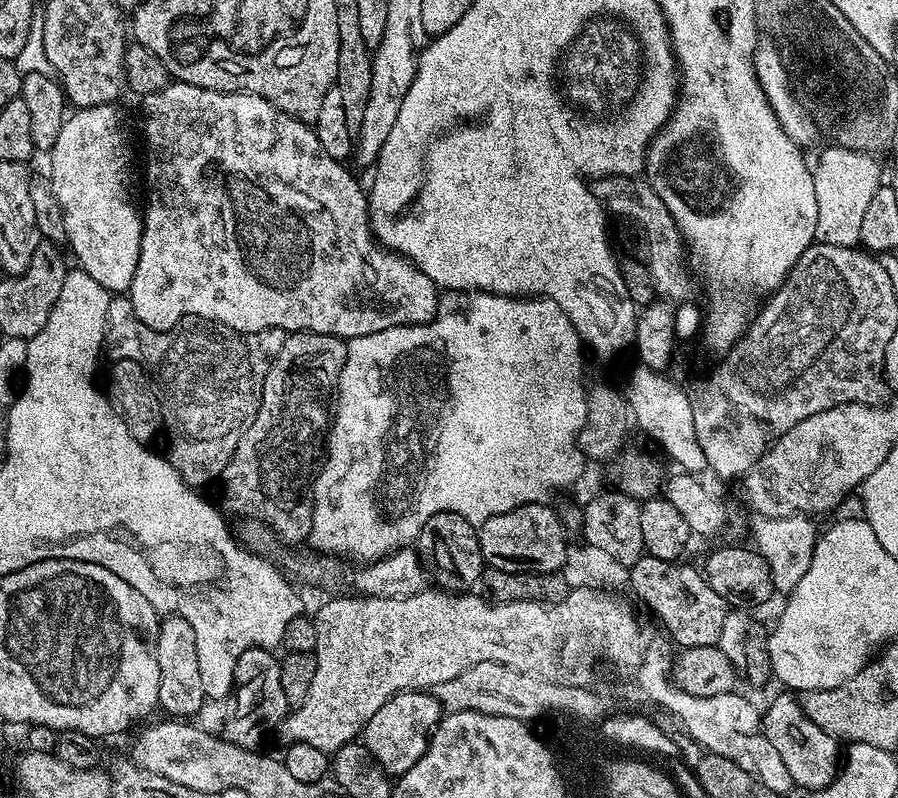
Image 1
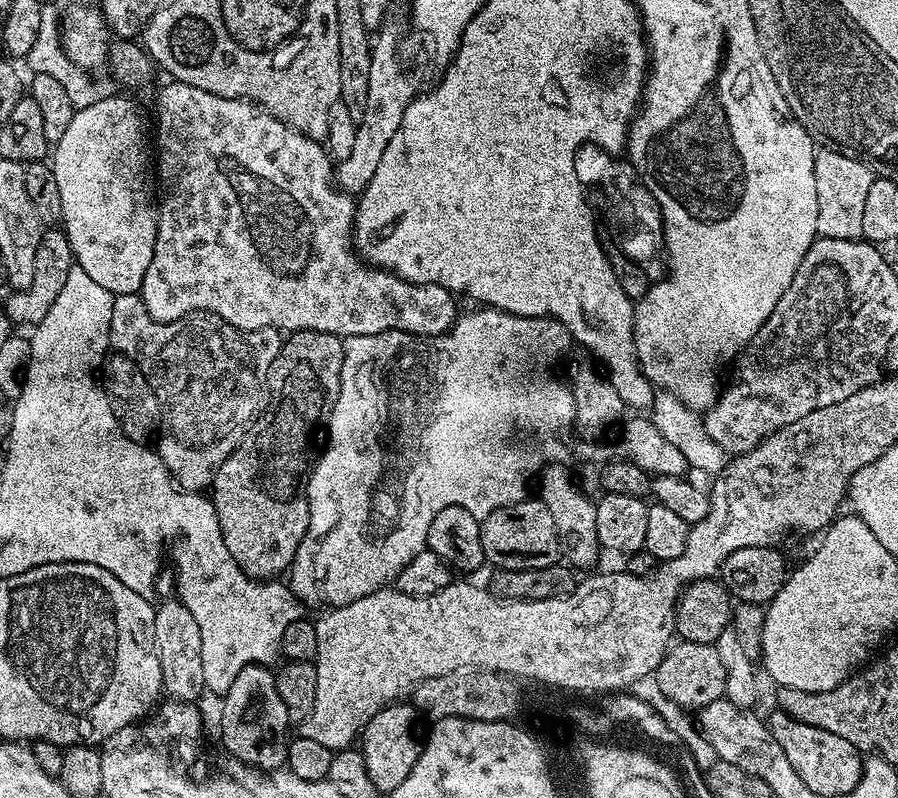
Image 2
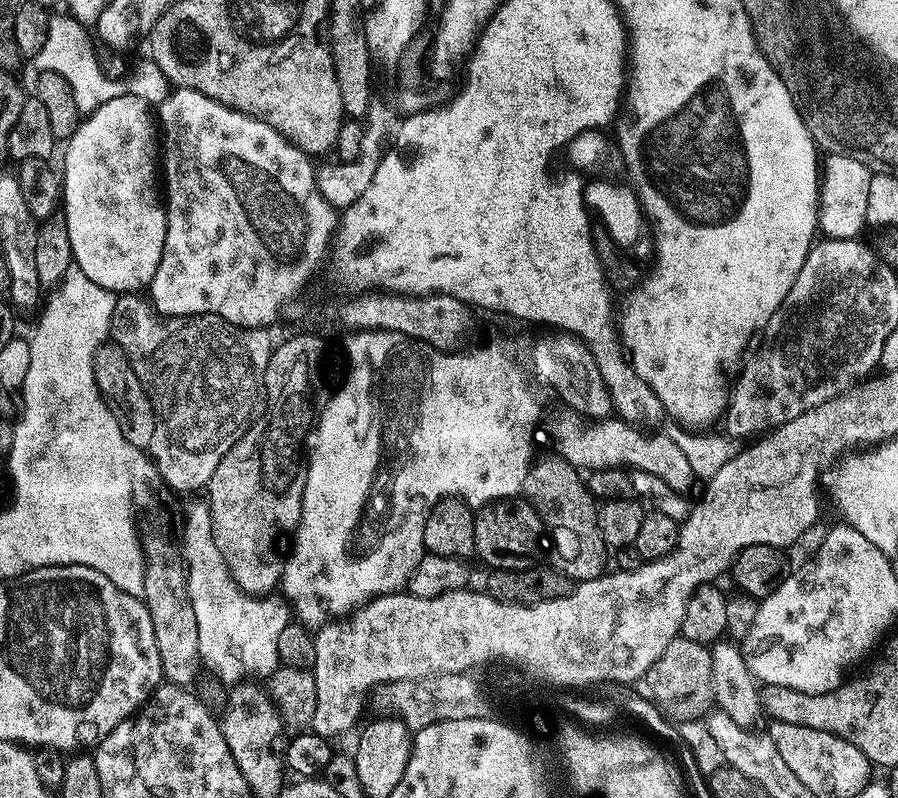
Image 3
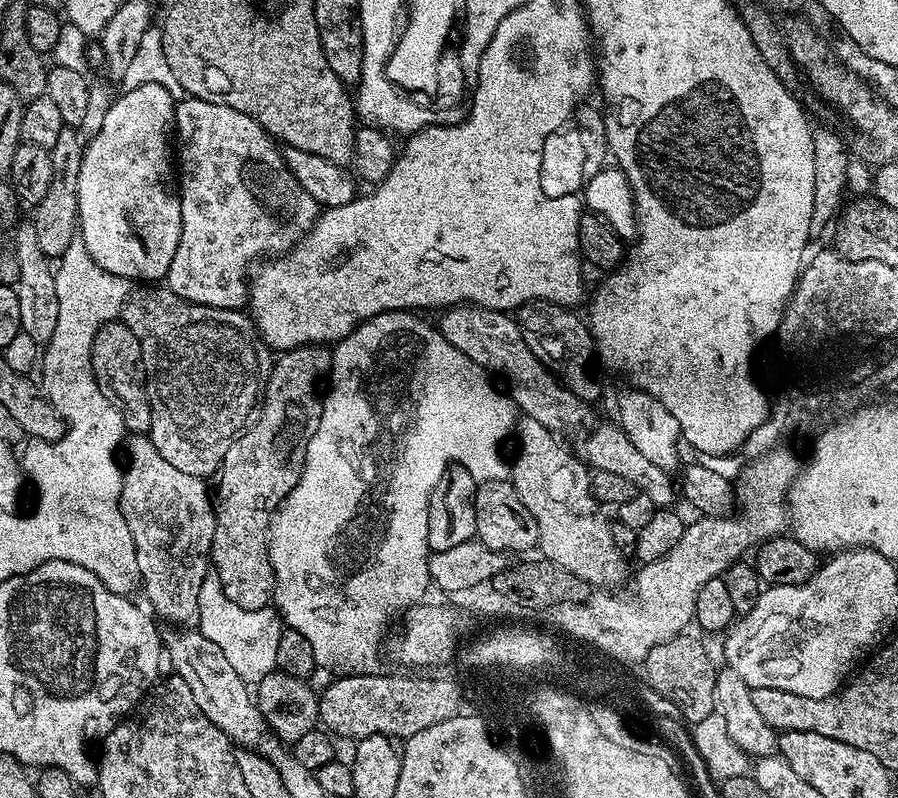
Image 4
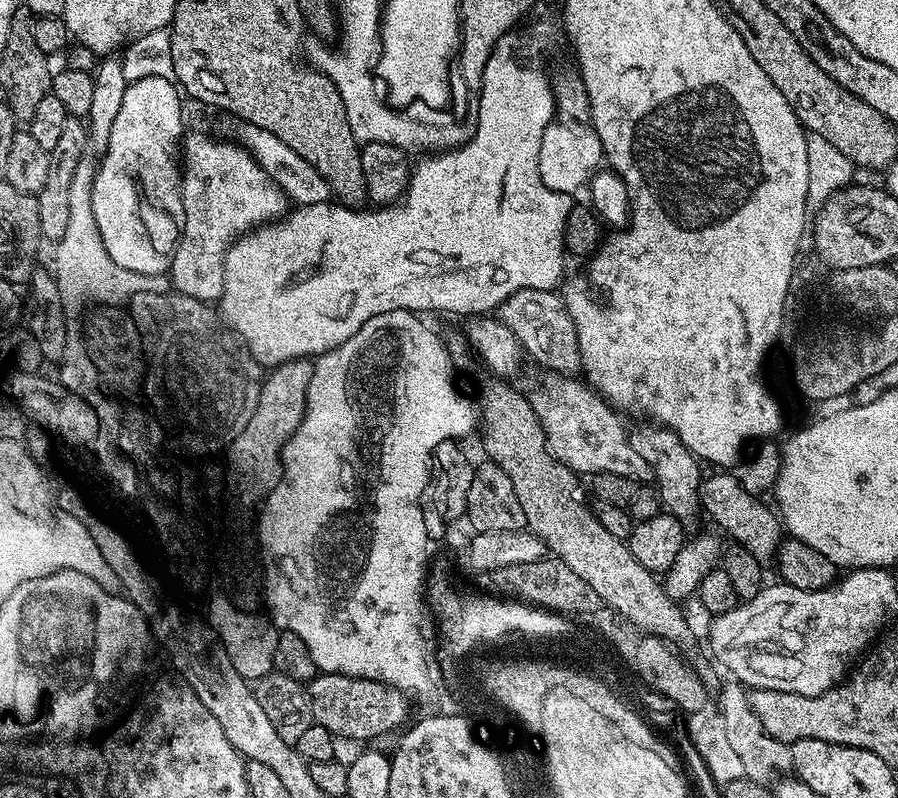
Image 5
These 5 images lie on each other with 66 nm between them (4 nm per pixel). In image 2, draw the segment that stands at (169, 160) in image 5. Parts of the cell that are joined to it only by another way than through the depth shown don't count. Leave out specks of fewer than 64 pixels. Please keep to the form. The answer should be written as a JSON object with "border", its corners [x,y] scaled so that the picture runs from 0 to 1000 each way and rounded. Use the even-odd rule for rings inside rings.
{"border":[[[117,119],[111,127],[105,128],[104,132],[81,139],[79,150],[70,157],[71,167],[67,170],[67,177],[61,177],[60,194],[57,197],[56,204],[58,217],[62,221],[65,228],[65,238],[69,248],[69,288],[76,296],[76,302],[80,310],[80,320],[84,330],[91,338],[96,338],[96,343],[100,343],[100,348],[105,348],[105,353],[109,353],[109,358],[114,358],[118,365],[125,367],[126,372],[136,368],[145,368],[146,366],[155,367],[158,353],[163,348],[163,338],[167,333],[167,328],[171,323],[171,313],[174,312],[174,277],[176,274],[176,261],[171,254],[171,246],[164,241],[165,236],[165,216],[167,221],[167,175],[160,172],[160,150],[156,147],[156,140],[151,137],[151,130],[147,125],[141,125],[138,120]]]}

